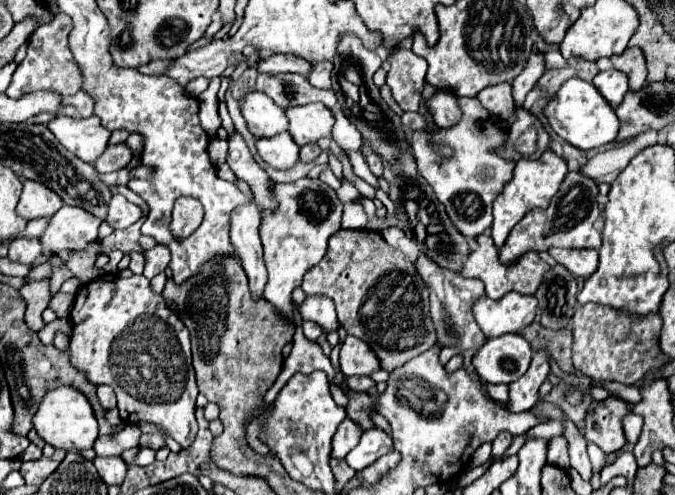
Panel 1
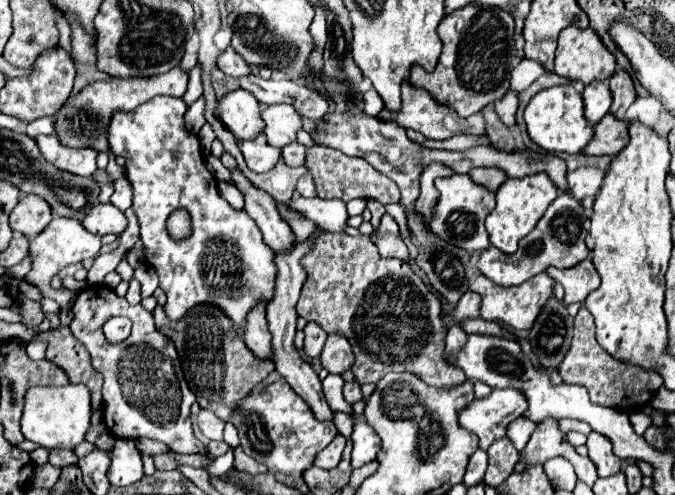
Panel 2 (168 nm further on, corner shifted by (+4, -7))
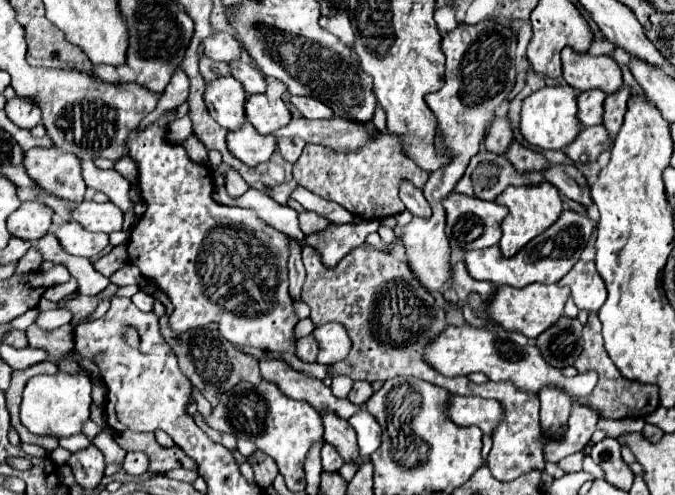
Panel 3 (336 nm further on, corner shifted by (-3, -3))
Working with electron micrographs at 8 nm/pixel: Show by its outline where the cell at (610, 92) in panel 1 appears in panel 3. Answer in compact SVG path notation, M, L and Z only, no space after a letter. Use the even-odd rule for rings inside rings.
M601 90L581 92L577 98L577 120L581 126L597 126L603 116L603 100Z

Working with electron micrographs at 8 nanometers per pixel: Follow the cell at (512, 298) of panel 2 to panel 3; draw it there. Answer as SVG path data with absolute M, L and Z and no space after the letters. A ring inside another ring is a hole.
M529 284L521 290L499 286L491 302L485 302L478 294L471 293L469 304L478 316L495 320L503 330L521 332L527 338L537 338L541 332L545 332L545 328L551 328L563 316L563 306L569 294L571 294L569 288L559 284Z

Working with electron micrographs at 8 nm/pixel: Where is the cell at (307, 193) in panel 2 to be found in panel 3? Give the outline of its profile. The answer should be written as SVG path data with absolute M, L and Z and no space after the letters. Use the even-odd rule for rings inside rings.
M285 182L285 184L279 184L277 188L267 188L265 194L267 194L269 198L273 198L277 204L283 206L283 204L287 202L287 198L289 198L289 194L291 194L293 188L297 188L295 182Z

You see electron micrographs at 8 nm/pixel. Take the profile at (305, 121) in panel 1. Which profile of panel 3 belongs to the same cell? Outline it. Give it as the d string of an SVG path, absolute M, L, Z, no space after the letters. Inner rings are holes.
M253 94L245 100L245 116L259 134L273 134L291 120L289 108L281 98L271 100L265 94Z

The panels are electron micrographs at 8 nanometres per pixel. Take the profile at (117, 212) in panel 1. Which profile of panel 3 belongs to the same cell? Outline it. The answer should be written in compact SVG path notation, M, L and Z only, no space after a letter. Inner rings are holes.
M85 200L73 210L73 220L89 232L111 234L123 228L123 212L113 202L97 204L93 200Z

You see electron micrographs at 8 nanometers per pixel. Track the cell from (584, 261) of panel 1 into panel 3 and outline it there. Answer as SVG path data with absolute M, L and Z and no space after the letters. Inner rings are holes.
M577 262L561 280L561 286L569 286L571 288L571 296L573 302L579 310L587 310L587 312L597 312L603 302L607 300L607 290L605 284L595 268L593 262Z

